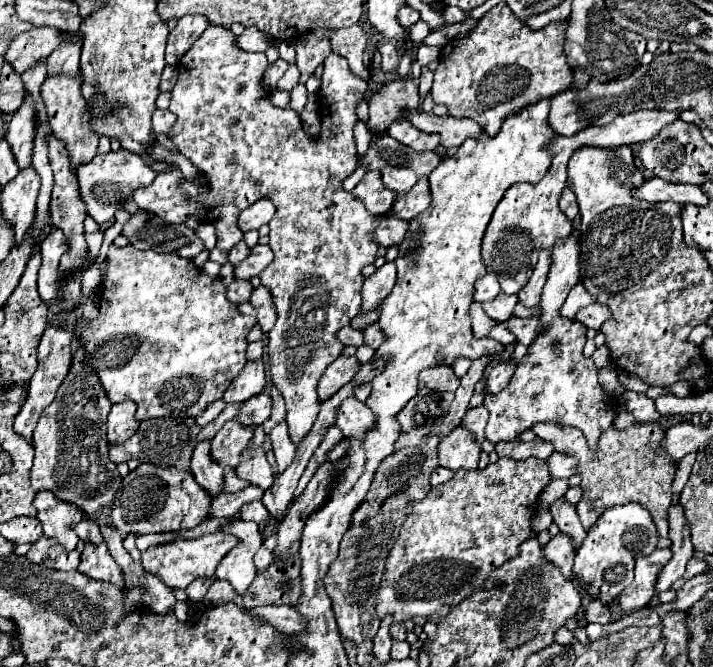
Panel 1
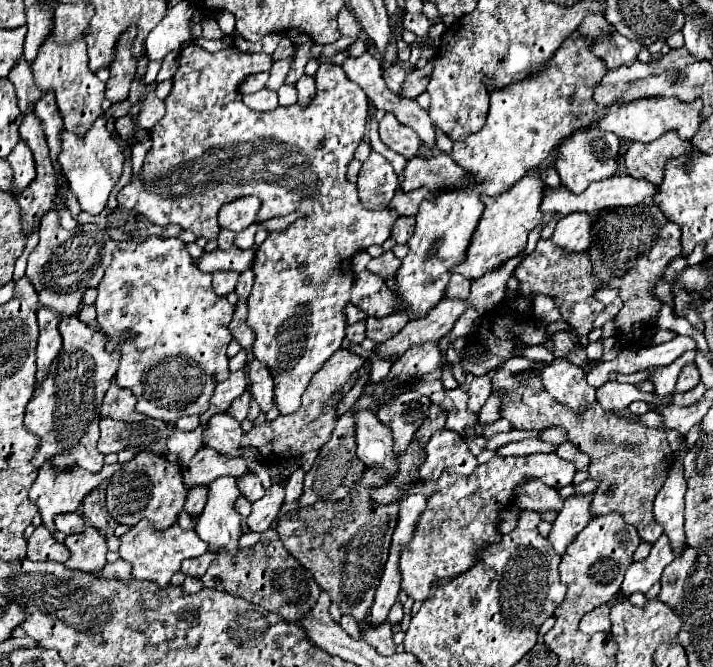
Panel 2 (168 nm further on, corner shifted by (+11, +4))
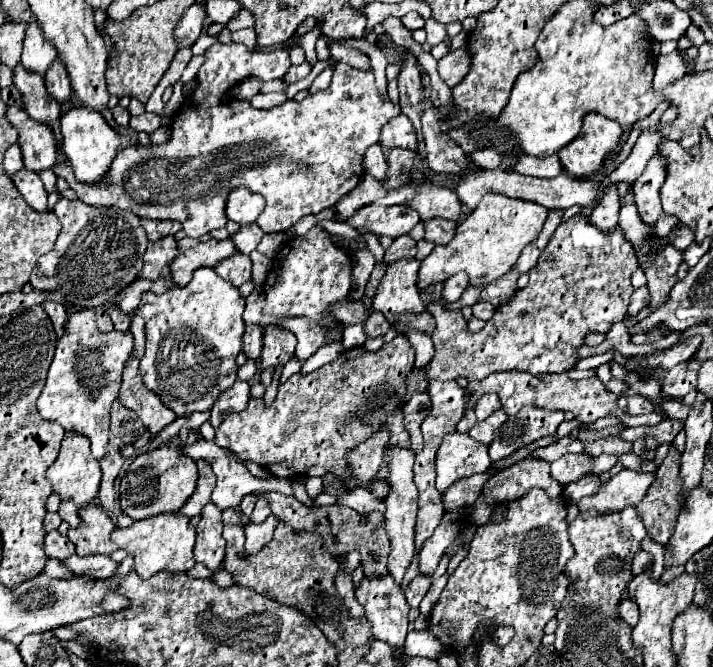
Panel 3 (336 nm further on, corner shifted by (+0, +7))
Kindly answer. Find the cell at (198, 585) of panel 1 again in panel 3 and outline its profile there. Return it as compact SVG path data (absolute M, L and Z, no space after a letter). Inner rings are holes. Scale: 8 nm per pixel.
M211 502L203 508L201 520L197 524L197 544L195 544L195 560L203 562L209 570L219 568L225 558L225 540L221 536L223 522L219 508Z

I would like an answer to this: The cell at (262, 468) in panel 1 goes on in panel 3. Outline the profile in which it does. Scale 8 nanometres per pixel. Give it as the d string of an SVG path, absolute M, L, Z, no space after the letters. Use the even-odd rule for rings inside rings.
M257 500L255 510L253 510L253 514L249 516L249 522L251 522L251 524L263 524L269 514L271 514L271 510L269 510L267 500Z

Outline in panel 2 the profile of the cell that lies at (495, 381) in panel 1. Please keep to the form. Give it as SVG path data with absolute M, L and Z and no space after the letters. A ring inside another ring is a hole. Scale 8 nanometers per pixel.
M480 375L480 377L474 377L474 381L470 383L470 389L468 389L468 409L478 413L480 407L486 403L486 399L490 397L492 393L492 381L488 375Z

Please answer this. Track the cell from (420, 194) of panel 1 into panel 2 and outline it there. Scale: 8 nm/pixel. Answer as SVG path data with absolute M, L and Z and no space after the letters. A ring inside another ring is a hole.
M420 187L420 189L414 189L414 191L402 191L398 189L390 201L390 209L394 209L398 215L416 215L418 211L418 205L428 199L430 191L426 187Z

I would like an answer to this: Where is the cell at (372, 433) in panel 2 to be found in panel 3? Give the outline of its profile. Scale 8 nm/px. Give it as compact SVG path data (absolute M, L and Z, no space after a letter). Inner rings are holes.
M387 448L385 454L391 460L391 476L389 476L391 492L385 498L385 504L387 504L385 526L387 526L387 536L389 536L389 542L391 542L387 570L393 576L395 584L401 586L405 570L411 564L413 554L415 554L415 518L417 518L417 488L413 484L415 454L411 450L405 450L405 448Z

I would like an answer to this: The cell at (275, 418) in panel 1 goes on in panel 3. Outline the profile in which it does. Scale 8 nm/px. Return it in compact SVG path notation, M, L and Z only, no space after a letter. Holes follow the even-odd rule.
M265 328L261 368L277 368L295 354L295 336L283 328Z

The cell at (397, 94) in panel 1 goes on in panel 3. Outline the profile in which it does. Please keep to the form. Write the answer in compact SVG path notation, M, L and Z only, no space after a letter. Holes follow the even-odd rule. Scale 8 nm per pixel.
M467 46L449 52L439 60L439 74L451 88L457 86L471 68L471 52Z

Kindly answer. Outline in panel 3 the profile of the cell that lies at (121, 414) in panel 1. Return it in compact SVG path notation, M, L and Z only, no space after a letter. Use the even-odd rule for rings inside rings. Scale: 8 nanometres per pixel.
M133 316L131 334L135 338L135 344L133 344L131 356L125 364L125 370L123 370L123 384L121 384L119 400L123 400L123 404L141 418L141 422L145 424L145 428L151 434L159 434L165 426L169 426L177 418L177 414L171 412L171 408L167 408L161 402L161 398L143 384L143 376L139 374L139 362L145 352L143 318Z

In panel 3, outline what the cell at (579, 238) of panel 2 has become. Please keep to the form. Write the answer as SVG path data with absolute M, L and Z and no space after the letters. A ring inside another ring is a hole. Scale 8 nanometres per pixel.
M611 184L603 194L601 202L593 208L589 222L595 224L599 230L611 230L617 226L617 218L619 218L619 190L615 188L615 184Z

